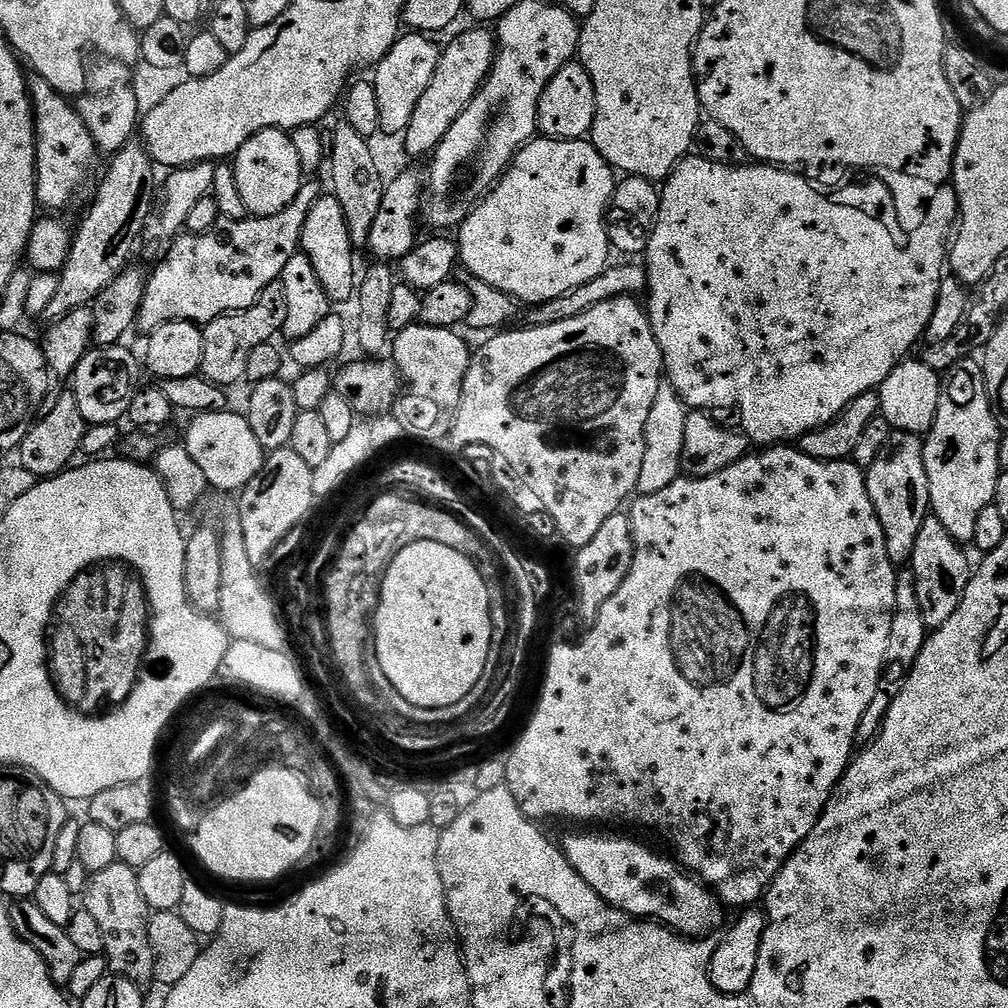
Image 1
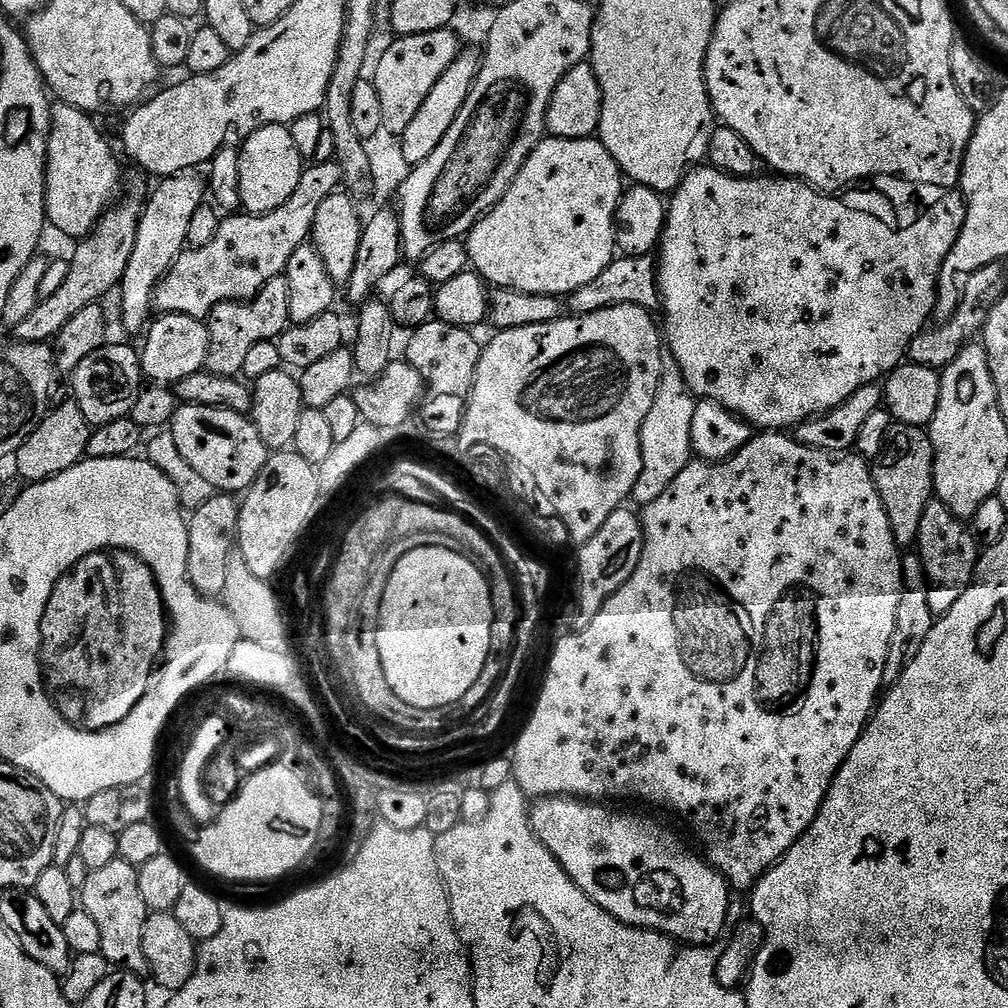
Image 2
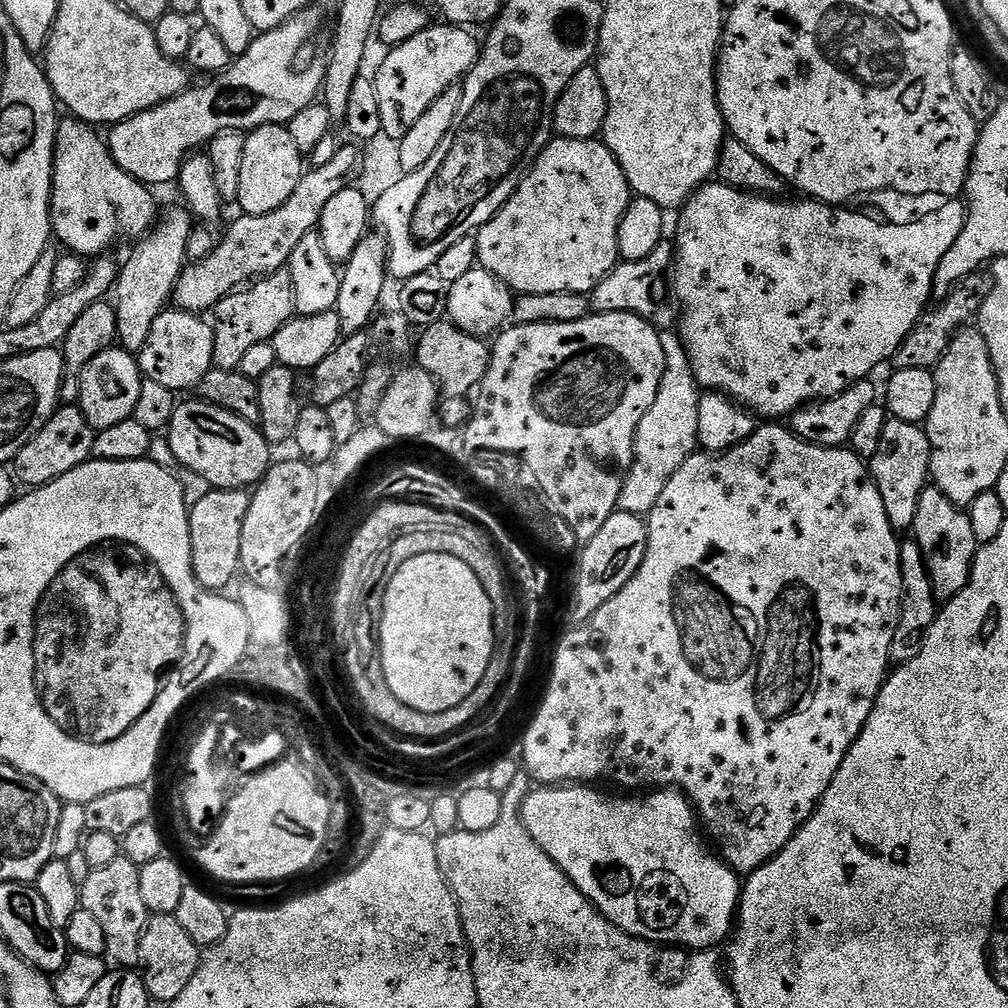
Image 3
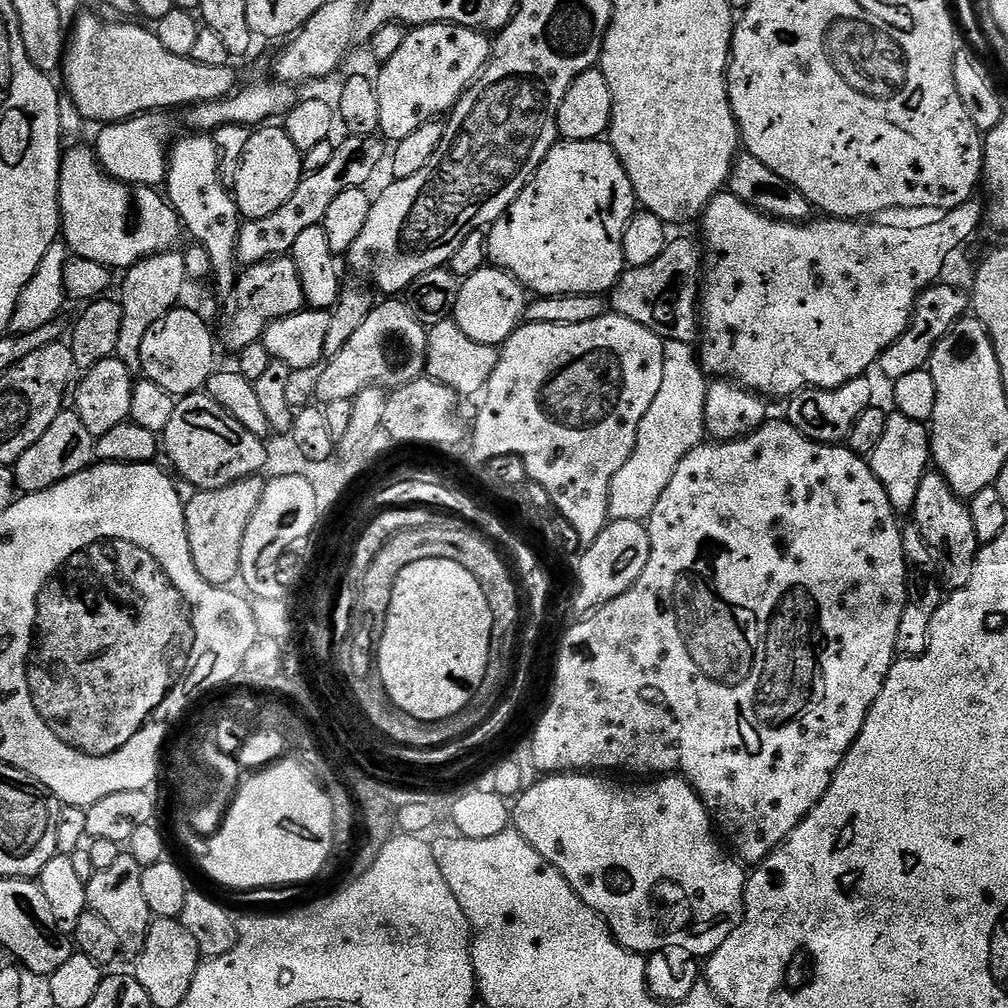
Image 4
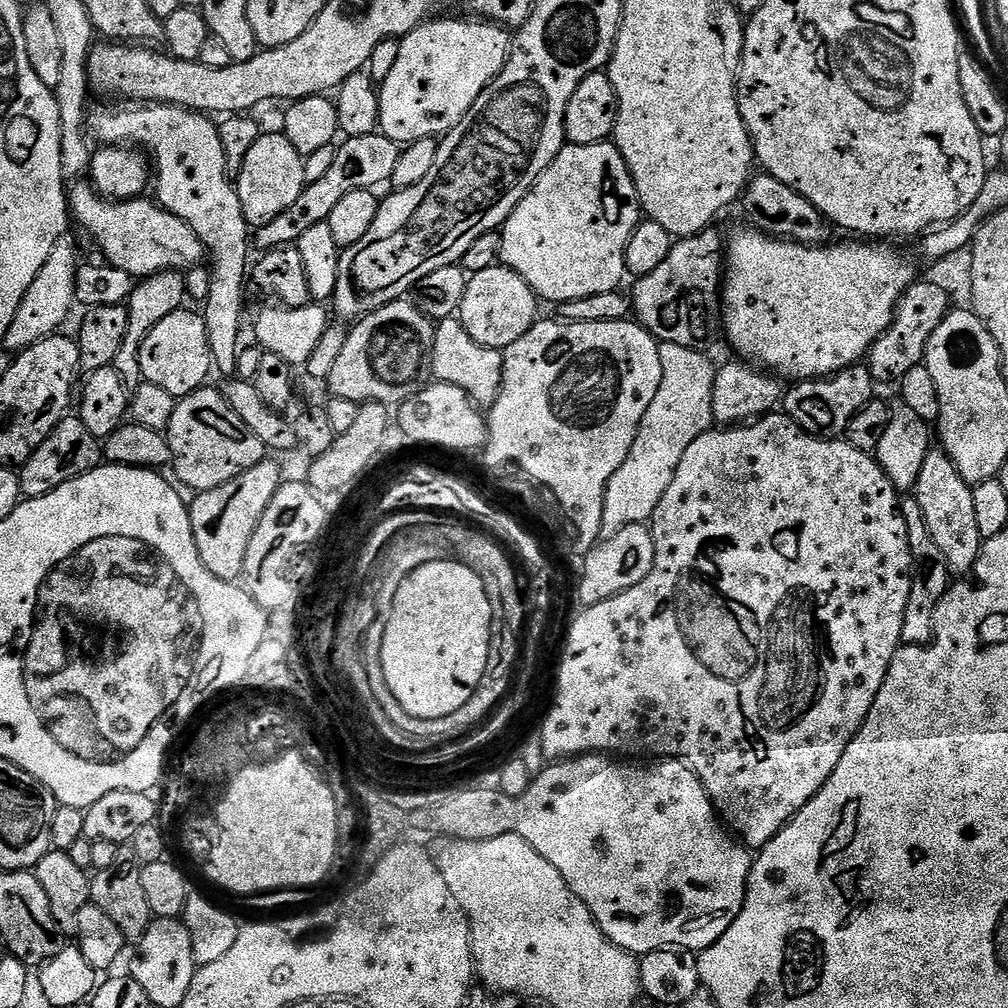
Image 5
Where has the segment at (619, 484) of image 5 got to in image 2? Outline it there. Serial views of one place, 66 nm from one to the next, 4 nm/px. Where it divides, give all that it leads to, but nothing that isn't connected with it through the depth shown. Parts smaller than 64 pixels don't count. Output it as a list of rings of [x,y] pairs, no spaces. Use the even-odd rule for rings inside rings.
[[[670,354],[662,355],[658,394],[640,431],[642,470],[631,494],[631,499],[637,500],[637,505],[643,506],[654,502],[654,498],[662,498],[662,494],[666,494],[666,486],[670,486],[670,482],[674,482],[674,478],[678,478],[678,474],[682,474],[684,467],[693,459],[690,422],[694,422],[697,403],[697,397],[688,391],[675,358]]]

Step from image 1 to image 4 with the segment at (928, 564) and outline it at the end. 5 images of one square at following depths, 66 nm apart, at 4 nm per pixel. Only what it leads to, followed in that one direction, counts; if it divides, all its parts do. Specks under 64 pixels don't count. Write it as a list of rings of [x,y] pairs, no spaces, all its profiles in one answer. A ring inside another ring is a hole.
[[[929,470],[922,478],[922,486],[918,486],[918,498],[914,498],[911,510],[914,523],[922,530],[922,538],[936,553],[938,567],[945,585],[949,589],[964,588],[970,582],[976,565],[976,554],[982,545],[974,534],[974,518],[970,518],[967,503],[957,496],[944,476],[939,471]]]

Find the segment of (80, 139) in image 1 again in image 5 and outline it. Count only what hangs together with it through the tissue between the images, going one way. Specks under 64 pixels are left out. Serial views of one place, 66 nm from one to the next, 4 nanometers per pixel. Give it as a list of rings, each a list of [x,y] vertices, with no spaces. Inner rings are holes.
[[[91,183],[71,185],[68,206],[73,221],[80,223],[80,228],[100,247],[100,252],[105,261],[118,270],[126,270],[134,278],[145,278],[172,269],[187,270],[196,264],[204,264],[206,249],[204,243],[174,214],[170,214],[155,199],[133,198],[123,202],[113,202],[100,195]]]

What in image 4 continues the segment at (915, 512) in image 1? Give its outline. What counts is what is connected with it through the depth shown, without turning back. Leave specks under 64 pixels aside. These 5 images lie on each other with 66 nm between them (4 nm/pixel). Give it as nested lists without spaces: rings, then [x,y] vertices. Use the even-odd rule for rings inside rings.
[[[893,411],[886,422],[886,434],[882,434],[882,442],[872,452],[870,463],[897,513],[911,513],[914,498],[918,498],[918,486],[922,486],[922,478],[930,470],[929,429],[921,421]]]

